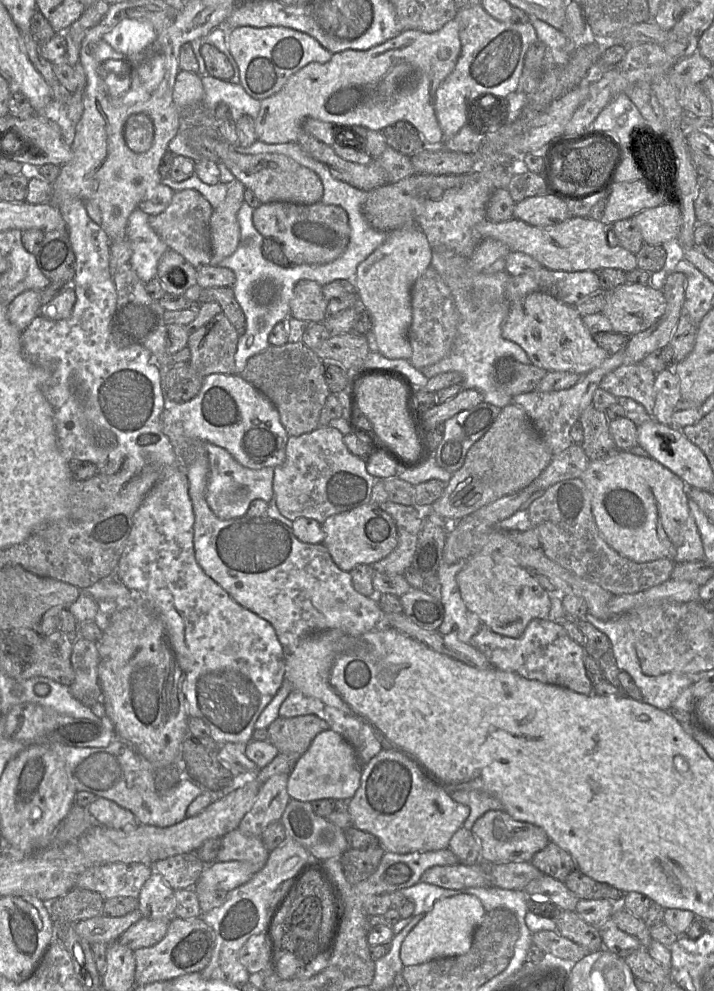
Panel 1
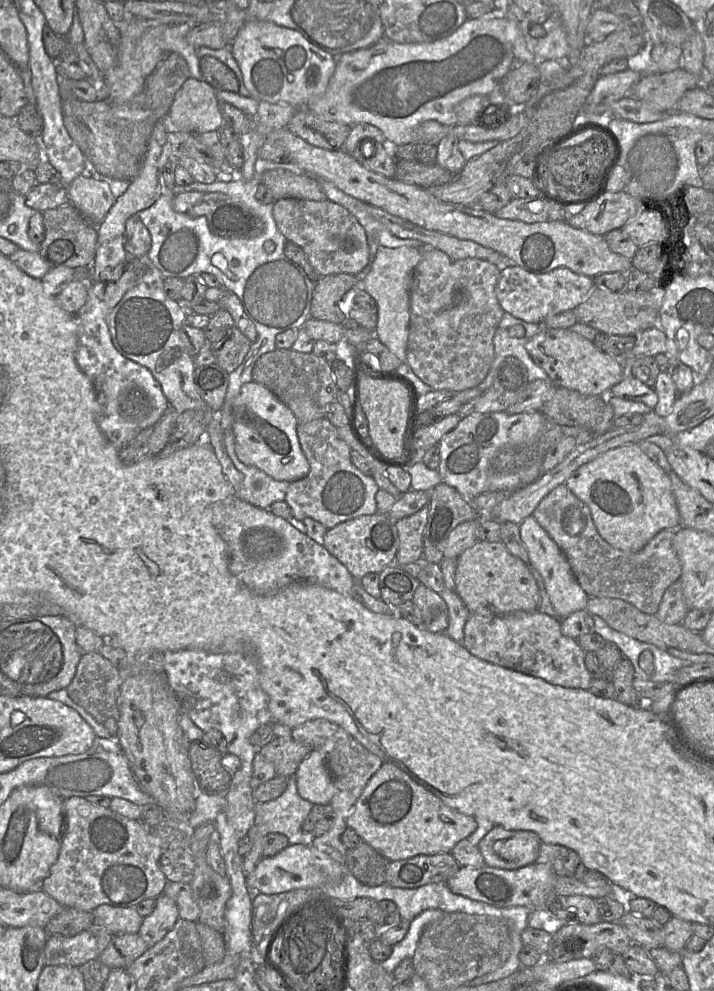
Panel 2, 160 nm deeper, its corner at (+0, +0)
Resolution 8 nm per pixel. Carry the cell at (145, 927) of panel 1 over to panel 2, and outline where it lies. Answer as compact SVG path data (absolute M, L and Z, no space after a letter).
M138 933L114 936L98 959L110 969L126 969L135 959L149 949Z

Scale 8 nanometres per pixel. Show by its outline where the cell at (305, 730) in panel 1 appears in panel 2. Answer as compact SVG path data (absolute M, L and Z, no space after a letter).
M274 737L257 750L274 765L276 775L284 777L295 775L298 766L310 751L309 747L293 738L283 737Z

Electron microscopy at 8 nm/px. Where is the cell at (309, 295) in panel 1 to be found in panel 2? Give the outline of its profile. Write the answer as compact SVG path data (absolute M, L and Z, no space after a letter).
M336 274L321 277L315 284L310 317L342 325L347 319L347 312L340 309L339 302L356 286L360 286L356 275Z

